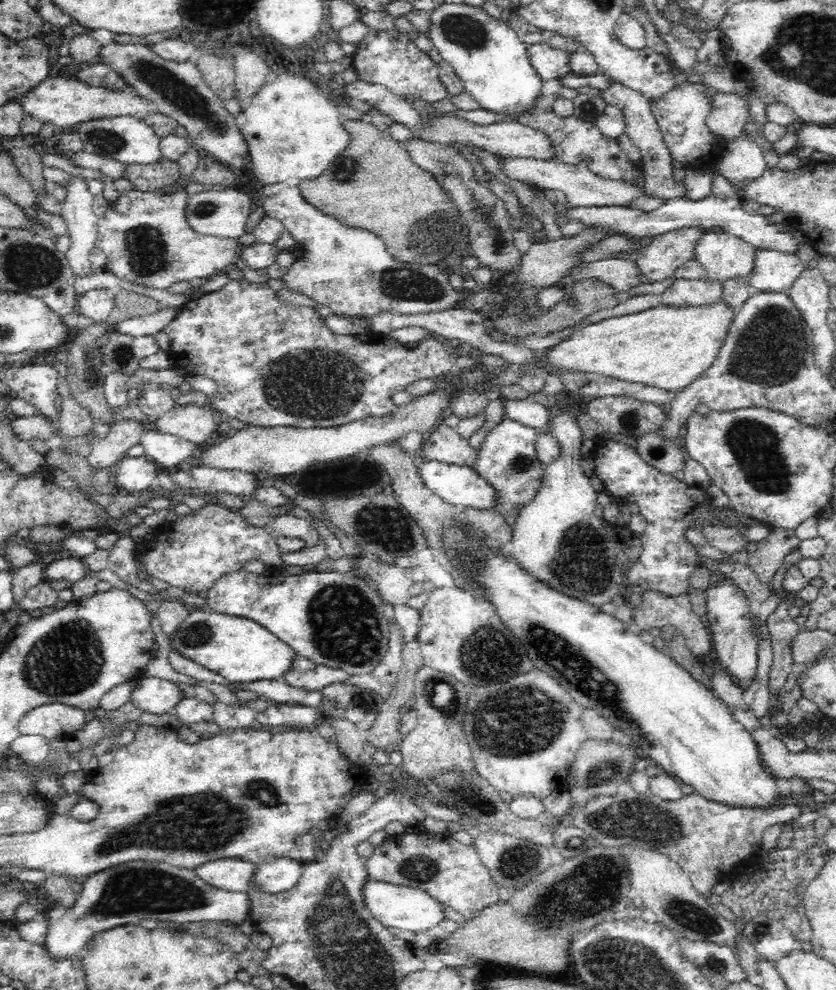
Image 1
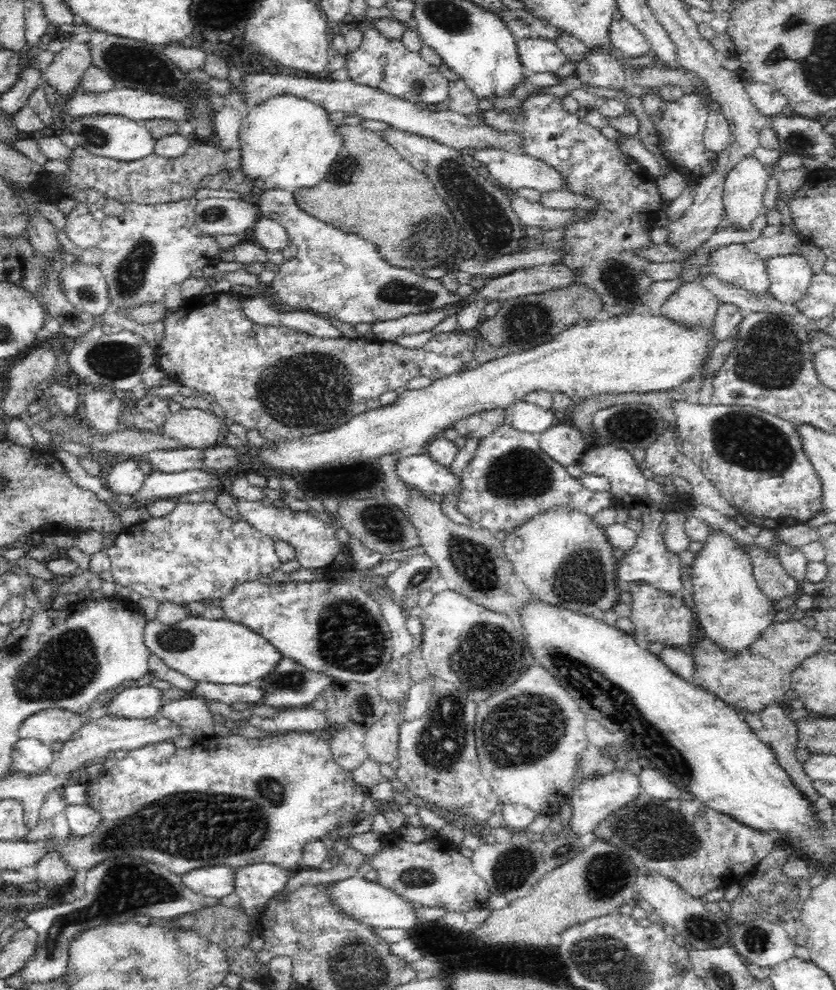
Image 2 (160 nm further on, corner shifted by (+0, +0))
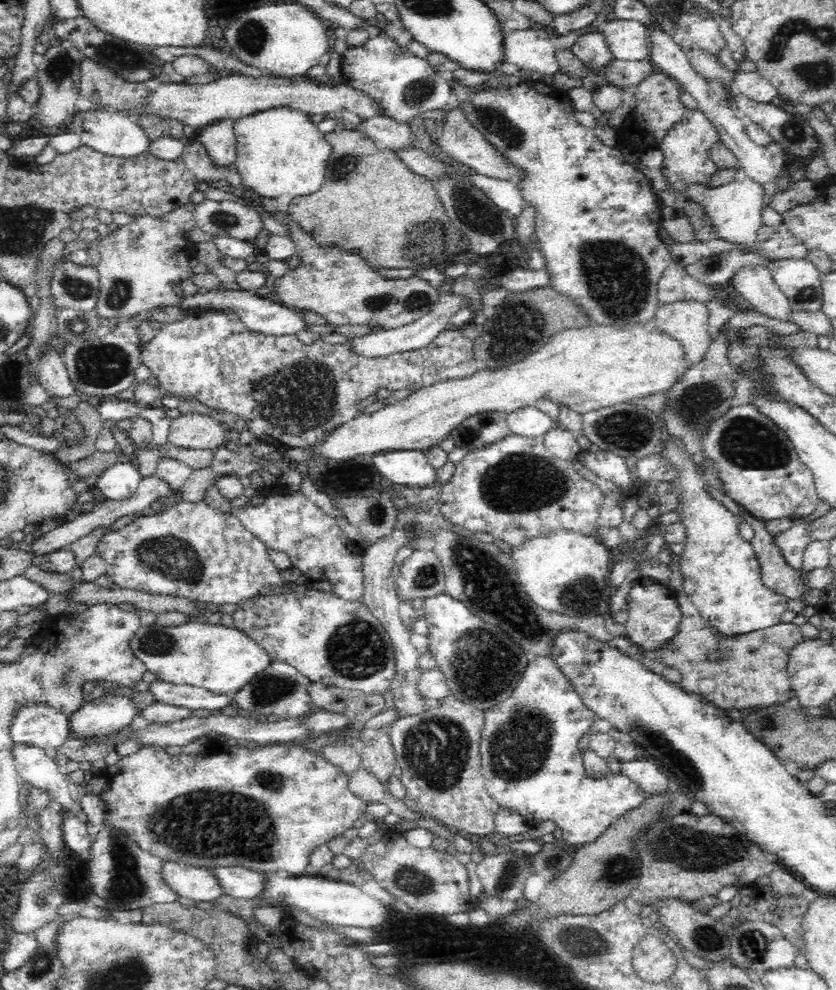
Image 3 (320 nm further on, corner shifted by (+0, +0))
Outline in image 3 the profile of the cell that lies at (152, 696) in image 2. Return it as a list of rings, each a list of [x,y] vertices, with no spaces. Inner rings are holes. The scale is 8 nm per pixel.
[[[109,695],[85,703],[78,712],[70,714],[72,737],[83,740],[100,733],[138,723],[143,708],[130,696]]]

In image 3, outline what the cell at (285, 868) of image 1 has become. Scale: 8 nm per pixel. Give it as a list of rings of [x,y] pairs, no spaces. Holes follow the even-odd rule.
[[[216,866],[210,869],[218,877],[224,894],[254,900],[261,898],[266,890],[267,873],[244,867]]]

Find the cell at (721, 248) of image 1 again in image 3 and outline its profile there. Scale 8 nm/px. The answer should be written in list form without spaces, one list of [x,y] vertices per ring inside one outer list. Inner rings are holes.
[[[764,264],[740,265],[731,273],[729,286],[742,298],[750,303],[753,310],[770,318],[790,321],[790,308],[781,288],[775,283],[770,269]]]

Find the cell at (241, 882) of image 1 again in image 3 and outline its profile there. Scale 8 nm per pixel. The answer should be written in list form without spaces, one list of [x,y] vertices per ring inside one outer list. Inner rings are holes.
[[[164,862],[164,881],[178,895],[191,898],[194,902],[211,902],[222,896],[224,889],[208,867],[192,867],[177,862]]]

